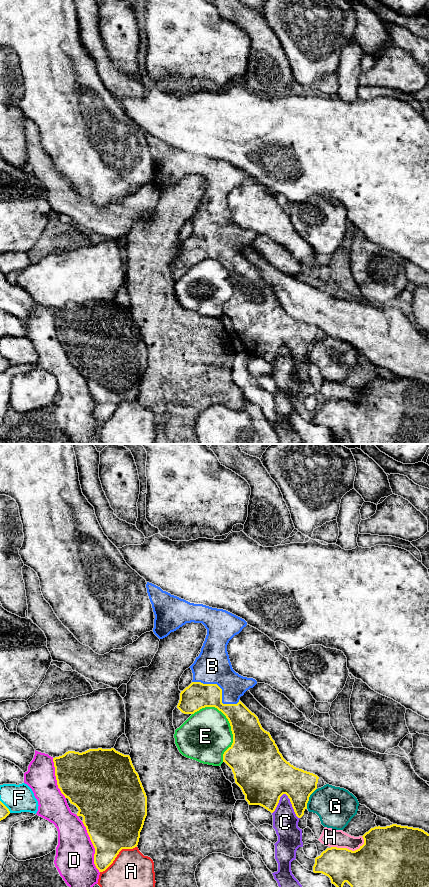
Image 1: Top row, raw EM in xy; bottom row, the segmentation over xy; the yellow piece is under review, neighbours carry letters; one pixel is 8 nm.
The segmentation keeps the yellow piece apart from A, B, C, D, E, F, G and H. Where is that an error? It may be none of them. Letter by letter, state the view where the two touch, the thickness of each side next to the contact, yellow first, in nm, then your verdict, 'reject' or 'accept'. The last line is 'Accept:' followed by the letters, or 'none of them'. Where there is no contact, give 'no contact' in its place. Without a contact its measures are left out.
A: meets yellow in xy; 440 nm thick on the yellow side, 420 nm on the other; reject
B: meets yellow in xy; 220 nm thick on the yellow side, 280 nm on the other; accept
C: meets yellow in xy; 280 nm thick on the yellow side, 200 nm on the other; reject
D: meets yellow in xy; 440 nm thick on the yellow side, 320 nm on the other; reject
E: meets yellow in xy; 360 nm thick on the yellow side, 400 nm on the other; reject
F: meets yellow in xy; 80 nm thick on the yellow side, 220 nm on the other; reject
G: meets yellow in xy; 240 nm thick on the yellow side, 320 nm on the other; reject
H: meets yellow in xy; 420 nm thick on the yellow side, 150 nm on the other; reject
Accept: B

